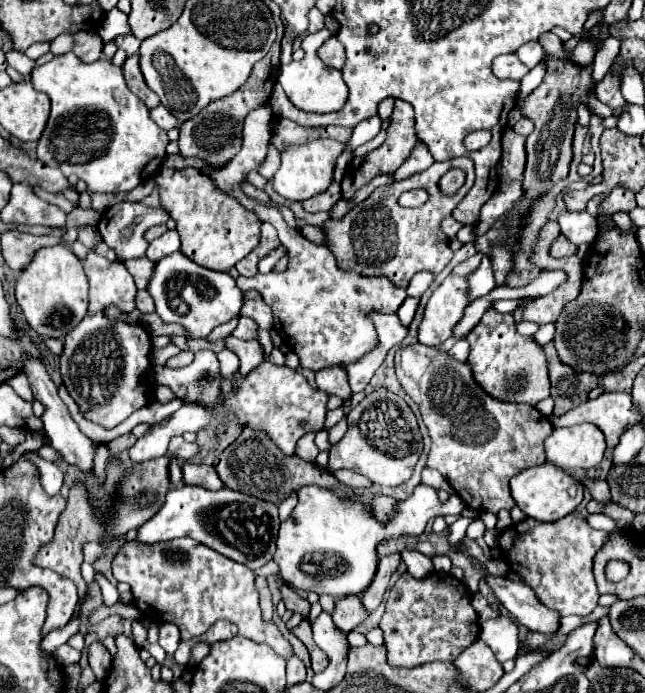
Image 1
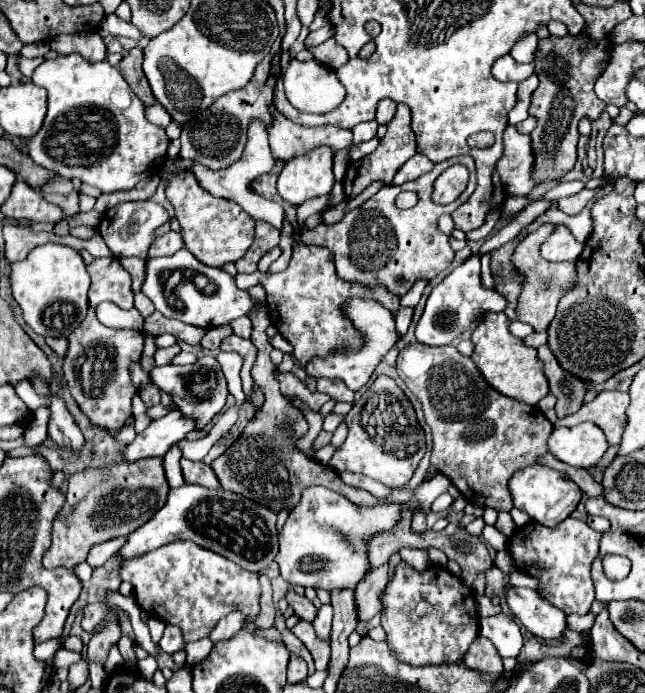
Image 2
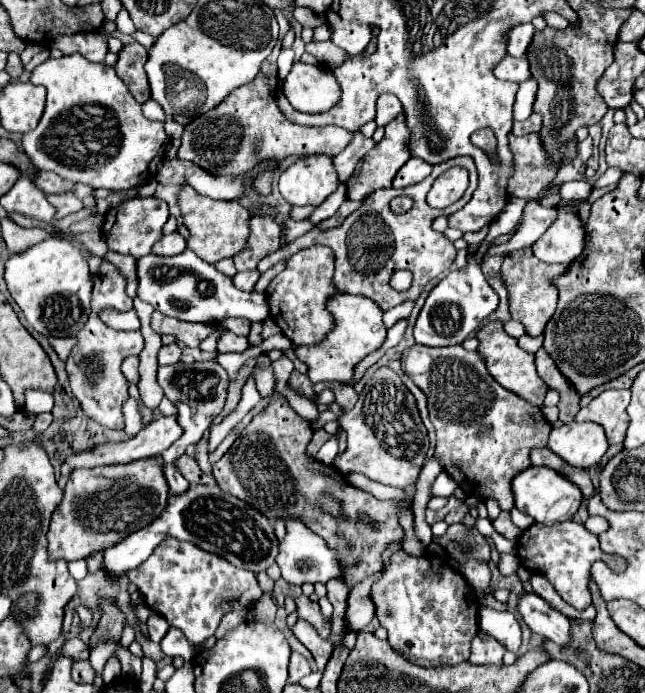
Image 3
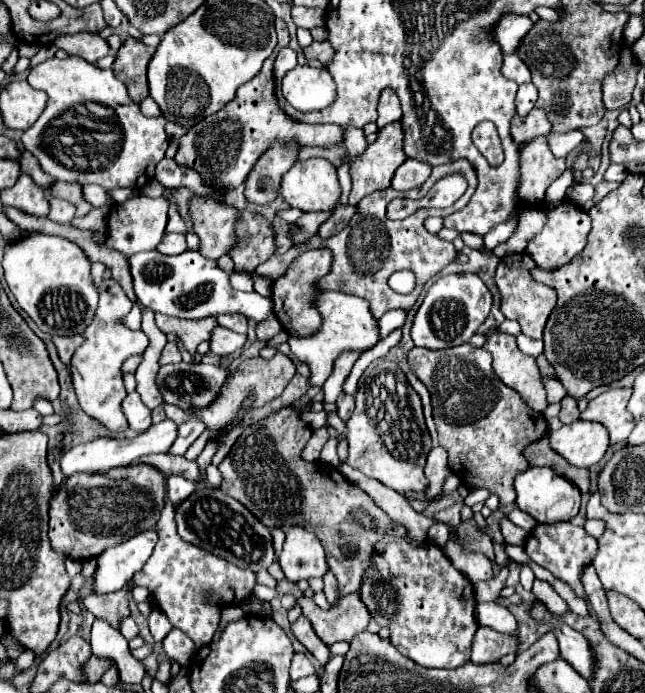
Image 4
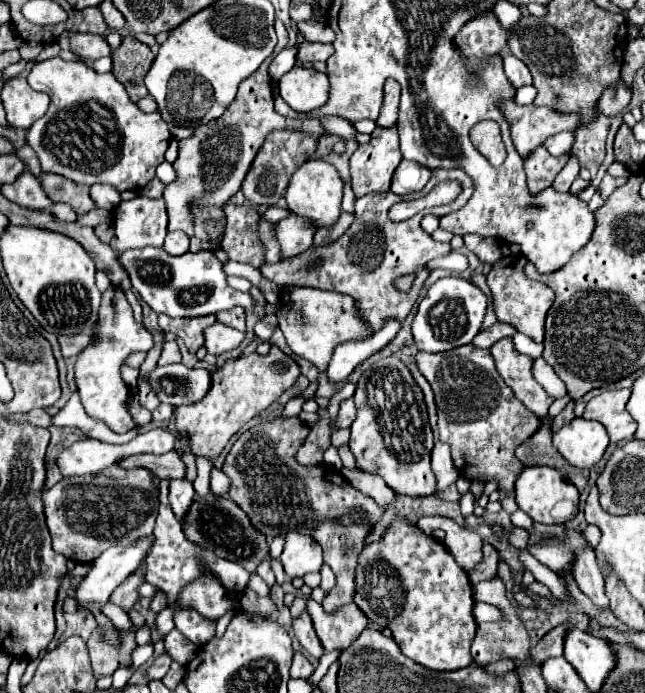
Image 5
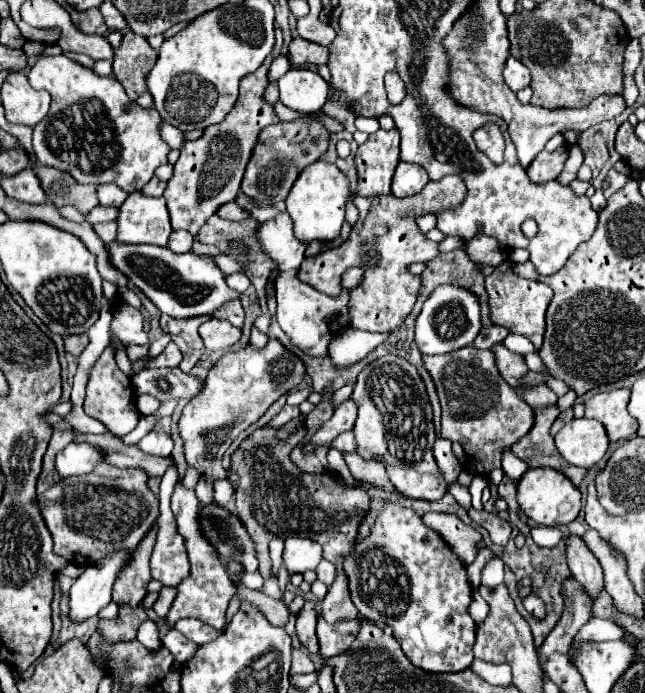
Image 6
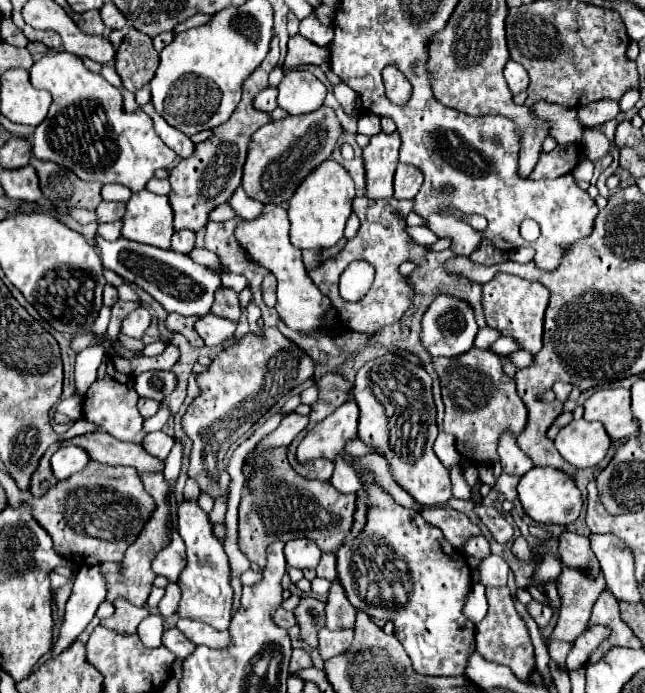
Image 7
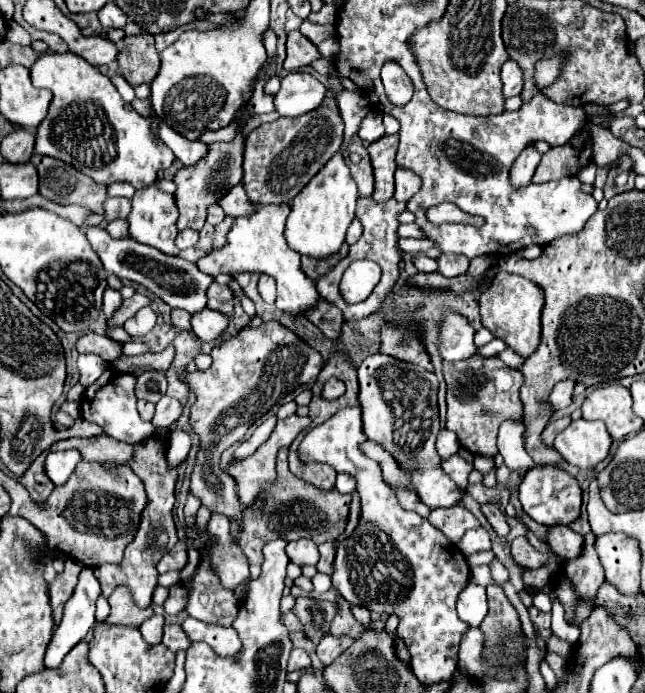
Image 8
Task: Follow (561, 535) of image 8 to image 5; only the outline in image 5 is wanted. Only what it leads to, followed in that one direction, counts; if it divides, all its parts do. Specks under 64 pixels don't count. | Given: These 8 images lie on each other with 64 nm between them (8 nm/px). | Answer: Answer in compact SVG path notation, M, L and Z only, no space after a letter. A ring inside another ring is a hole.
M580 548L576 552L576 564L572 564L572 574L578 588L600 608L608 606L608 598L604 594L604 576L596 562L596 552L592 548Z

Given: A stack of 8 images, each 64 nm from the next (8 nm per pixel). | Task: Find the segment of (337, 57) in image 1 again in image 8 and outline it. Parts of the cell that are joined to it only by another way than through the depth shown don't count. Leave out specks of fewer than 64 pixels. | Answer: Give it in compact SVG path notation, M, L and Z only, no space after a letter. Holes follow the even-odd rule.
M298 30L288 32L286 52L288 52L288 56L284 60L286 72L294 72L298 68L304 68L304 66L308 66L308 64L312 64L314 60L320 58L318 48L306 36L302 36Z

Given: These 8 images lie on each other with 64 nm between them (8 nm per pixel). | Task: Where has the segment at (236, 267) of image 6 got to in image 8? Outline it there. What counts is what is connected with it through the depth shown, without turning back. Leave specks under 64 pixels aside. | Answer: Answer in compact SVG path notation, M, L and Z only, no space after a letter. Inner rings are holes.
M148 186L148 188L142 188L134 194L132 198L132 212L128 216L128 222L130 222L130 238L138 240L140 244L148 244L152 248L158 248L160 252L164 252L166 256L183 256L183 259L196 263L200 258L206 256L208 252L196 248L190 248L189 251L178 250L176 244L174 244L174 238L178 234L178 228L176 228L176 220L178 220L178 208L176 208L176 200L174 200L174 194L168 194L168 192L162 192L154 186Z

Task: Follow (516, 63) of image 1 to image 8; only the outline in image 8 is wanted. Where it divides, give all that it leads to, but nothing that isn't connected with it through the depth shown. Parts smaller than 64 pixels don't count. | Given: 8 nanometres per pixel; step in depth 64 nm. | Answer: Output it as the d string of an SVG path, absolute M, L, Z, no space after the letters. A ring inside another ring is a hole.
M508 60L502 66L502 92L504 98L518 96L522 92L522 70L514 60Z

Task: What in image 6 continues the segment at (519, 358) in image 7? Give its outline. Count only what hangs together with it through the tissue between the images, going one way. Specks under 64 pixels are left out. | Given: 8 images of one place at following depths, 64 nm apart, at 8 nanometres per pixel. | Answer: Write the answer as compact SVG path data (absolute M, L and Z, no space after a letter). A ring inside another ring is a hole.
M527 353L524 354L523 357L530 371L533 372L546 371L546 367L544 366L538 353Z

